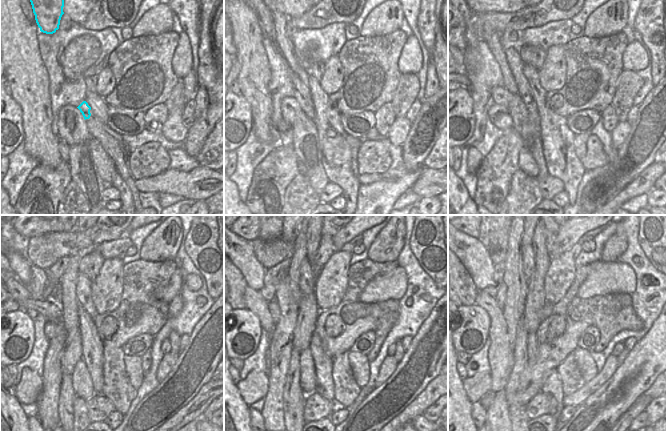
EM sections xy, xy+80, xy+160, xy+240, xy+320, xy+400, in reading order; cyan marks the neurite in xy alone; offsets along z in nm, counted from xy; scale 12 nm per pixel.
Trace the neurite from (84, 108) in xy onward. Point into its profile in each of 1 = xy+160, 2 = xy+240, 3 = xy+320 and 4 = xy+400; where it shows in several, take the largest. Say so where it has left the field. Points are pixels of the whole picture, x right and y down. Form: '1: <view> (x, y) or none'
1: xy+160 (515, 81)
2: xy+240 (93, 346)
3: xy+320 (323, 363)
4: xy+400 (553, 389)

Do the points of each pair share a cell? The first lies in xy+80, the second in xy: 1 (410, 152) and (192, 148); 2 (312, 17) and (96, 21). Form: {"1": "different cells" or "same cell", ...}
{"1": "same cell", "2": "same cell"}

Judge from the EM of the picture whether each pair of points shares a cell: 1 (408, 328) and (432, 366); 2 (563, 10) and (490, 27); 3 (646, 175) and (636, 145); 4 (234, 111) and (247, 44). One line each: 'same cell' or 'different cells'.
1: different cells
2: same cell
3: different cells
4: different cells

